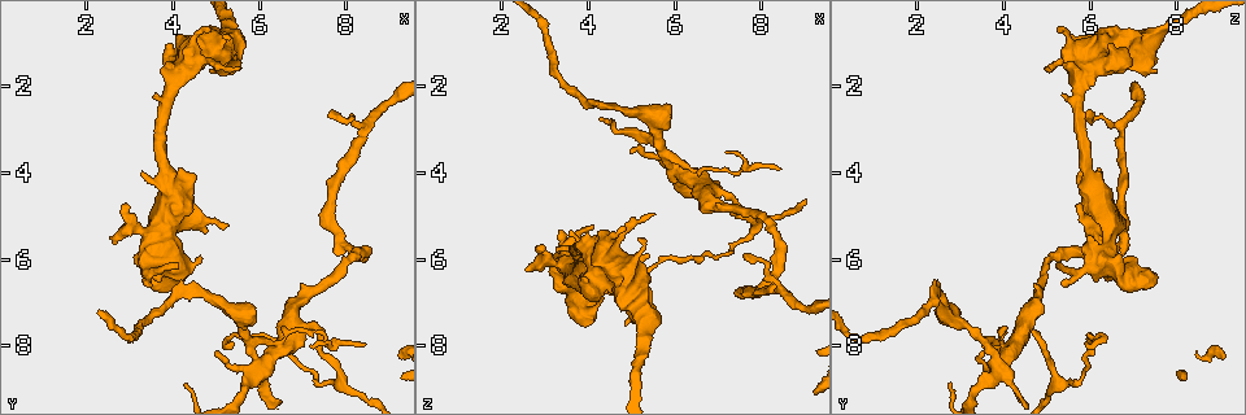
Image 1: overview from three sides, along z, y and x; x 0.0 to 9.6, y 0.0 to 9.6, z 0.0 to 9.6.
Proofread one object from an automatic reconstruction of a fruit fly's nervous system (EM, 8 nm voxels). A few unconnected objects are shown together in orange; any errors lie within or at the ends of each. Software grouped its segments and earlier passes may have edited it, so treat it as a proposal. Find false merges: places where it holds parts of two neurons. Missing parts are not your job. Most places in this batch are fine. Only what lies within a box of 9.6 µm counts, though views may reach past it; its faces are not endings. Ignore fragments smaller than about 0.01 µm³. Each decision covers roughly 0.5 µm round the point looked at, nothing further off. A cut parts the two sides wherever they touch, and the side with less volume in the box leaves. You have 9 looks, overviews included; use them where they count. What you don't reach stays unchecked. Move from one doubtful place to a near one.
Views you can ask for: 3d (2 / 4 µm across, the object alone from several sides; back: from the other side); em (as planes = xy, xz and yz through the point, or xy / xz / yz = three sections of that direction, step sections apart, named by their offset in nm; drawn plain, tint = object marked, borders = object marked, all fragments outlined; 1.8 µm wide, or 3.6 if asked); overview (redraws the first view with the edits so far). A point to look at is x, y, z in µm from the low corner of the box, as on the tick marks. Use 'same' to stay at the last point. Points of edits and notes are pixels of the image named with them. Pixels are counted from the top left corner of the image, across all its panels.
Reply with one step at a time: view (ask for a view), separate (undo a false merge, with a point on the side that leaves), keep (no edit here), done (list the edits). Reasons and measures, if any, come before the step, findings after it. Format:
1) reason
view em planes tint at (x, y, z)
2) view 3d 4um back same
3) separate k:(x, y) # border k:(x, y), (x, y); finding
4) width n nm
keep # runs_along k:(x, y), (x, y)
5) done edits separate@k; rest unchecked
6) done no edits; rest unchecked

calibre changes
view 3d 4um at (5.10, 1.35, 7.10)

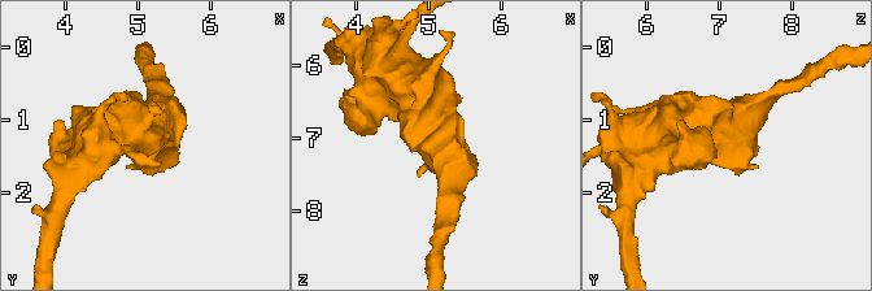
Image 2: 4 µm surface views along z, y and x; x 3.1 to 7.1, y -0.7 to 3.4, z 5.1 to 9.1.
view em 3.6um xy step 16 tint at (5.15, 1.30, 7.05)

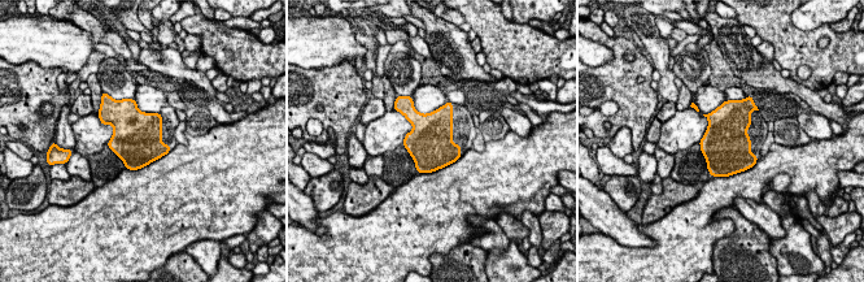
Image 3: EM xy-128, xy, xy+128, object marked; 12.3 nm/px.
view em 3.6um xz step 16 tint same

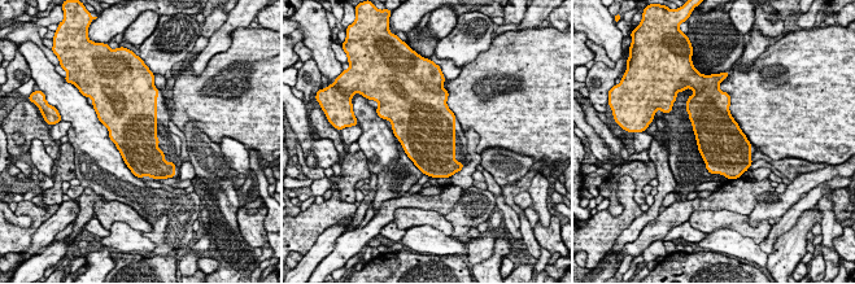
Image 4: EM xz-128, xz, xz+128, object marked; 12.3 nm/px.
keep # one neuron here

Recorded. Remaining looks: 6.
looks like a crossing
view em 3.6um planes tint at (3.35, 5.45, 6.10)

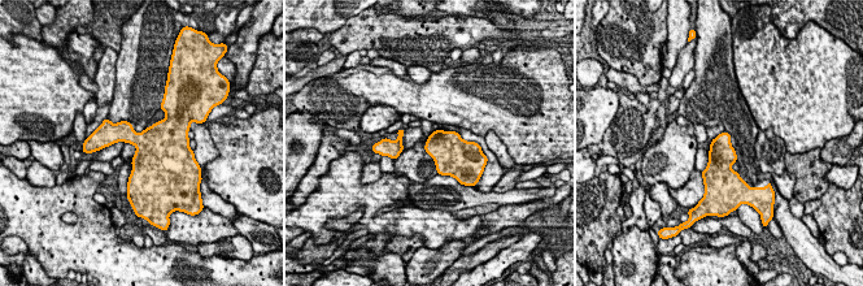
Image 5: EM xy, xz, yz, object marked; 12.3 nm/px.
keep # continuous, no second neuron

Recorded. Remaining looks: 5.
sudden change in width
view 3d 4um back at (5.95, 8.40, 3.90)

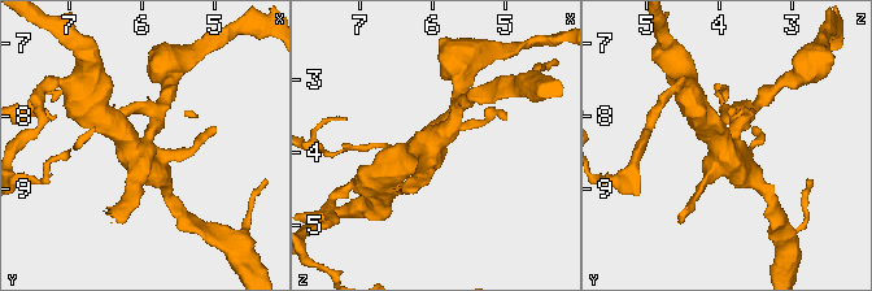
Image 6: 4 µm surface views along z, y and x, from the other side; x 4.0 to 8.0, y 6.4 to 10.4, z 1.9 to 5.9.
need the tissue
view em planes tint at (5.95, 8.40, 3.85)

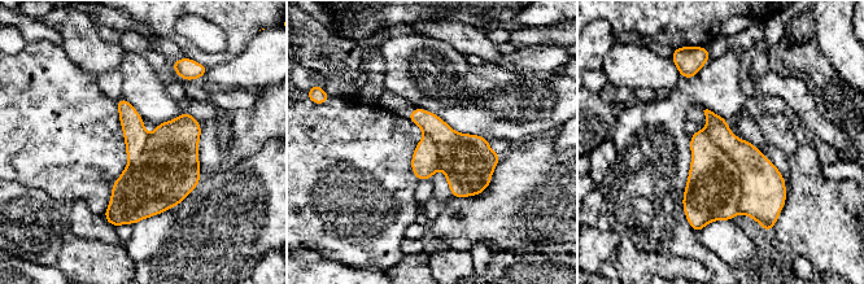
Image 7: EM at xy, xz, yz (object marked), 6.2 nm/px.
width 280 nm
separate 7:(763, 193) # a second neuron is stuck on

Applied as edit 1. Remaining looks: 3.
thin neck
view 3d 2um at (8.40, 3.05, 6.65)

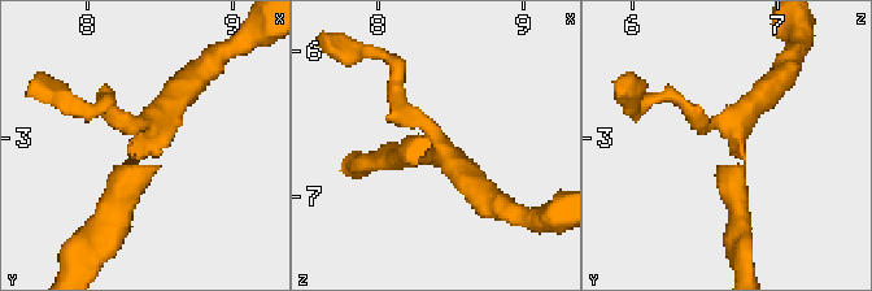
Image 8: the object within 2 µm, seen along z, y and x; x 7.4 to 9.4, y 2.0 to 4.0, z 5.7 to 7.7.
arms 3
view em planes tint at (8.40, 2.98, 6.70)

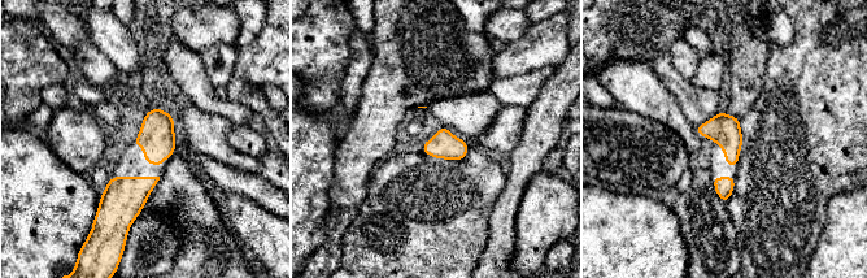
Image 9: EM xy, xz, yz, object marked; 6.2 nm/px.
width 170 nm
keep # continuous, no second neuron

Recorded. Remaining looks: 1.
done edits separate@7; rest unchecked

